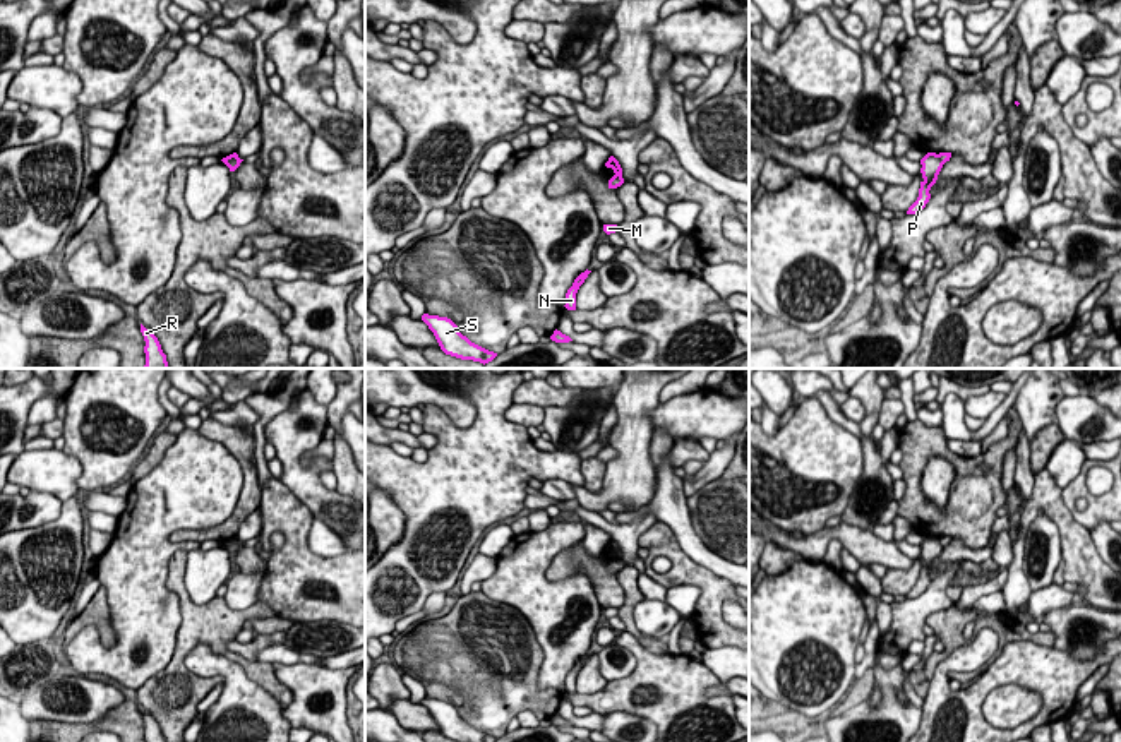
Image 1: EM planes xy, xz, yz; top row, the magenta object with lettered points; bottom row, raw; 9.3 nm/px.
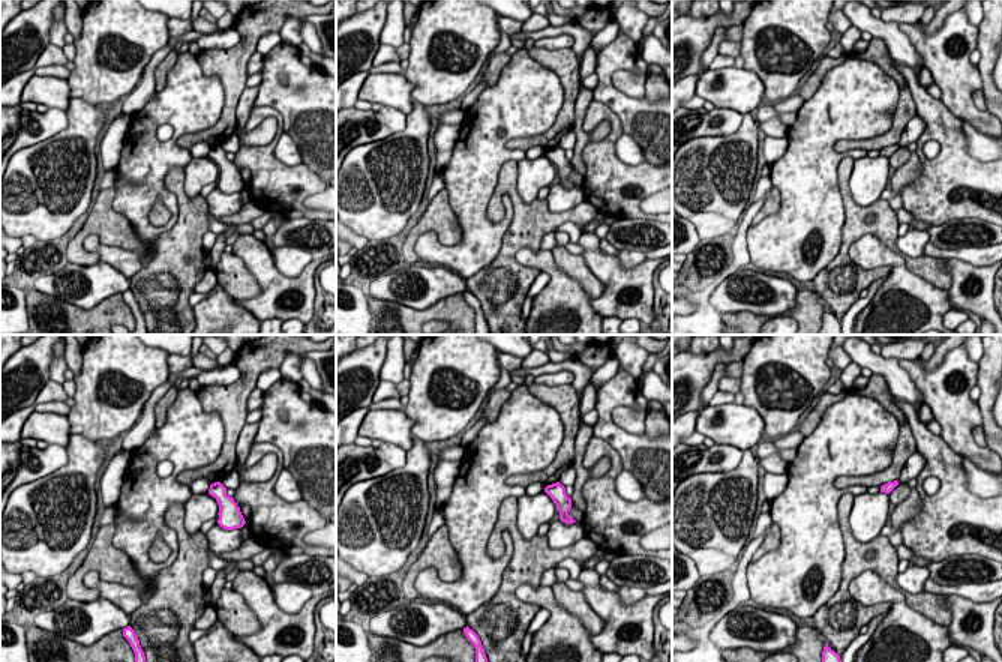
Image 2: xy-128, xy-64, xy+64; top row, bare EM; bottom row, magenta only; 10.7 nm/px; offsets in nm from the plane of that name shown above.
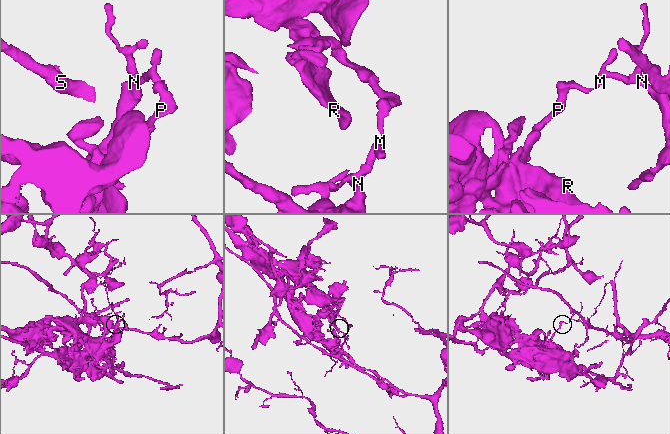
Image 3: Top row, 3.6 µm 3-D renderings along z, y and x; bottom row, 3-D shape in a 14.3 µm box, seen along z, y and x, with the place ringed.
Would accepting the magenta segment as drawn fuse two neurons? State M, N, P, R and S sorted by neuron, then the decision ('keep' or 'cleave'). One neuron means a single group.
groups M N S / P R; cleave

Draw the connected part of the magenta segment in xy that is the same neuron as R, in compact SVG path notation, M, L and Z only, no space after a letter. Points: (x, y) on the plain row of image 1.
M141 708L141 716L146 725L146 730L144 730L146 742L166 742L158 721L149 713L146 713L142 708Z

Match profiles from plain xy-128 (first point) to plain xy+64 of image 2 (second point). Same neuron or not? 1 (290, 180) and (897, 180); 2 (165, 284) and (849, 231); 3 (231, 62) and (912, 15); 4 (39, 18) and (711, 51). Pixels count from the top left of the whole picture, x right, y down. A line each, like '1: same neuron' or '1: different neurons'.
1: different neurons
2: same neuron
3: different neurons
4: different neurons

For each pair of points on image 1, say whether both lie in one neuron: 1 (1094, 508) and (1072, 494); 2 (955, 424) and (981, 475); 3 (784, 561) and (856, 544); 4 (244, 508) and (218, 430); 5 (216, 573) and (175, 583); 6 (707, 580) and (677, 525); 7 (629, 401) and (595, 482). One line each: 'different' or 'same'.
1: same
2: different
3: different
4: same
5: different
6: different
7: different

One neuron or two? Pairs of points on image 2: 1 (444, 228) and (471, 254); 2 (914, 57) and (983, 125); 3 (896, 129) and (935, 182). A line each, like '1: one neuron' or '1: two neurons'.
1: two neurons
2: two neurons
3: two neurons

